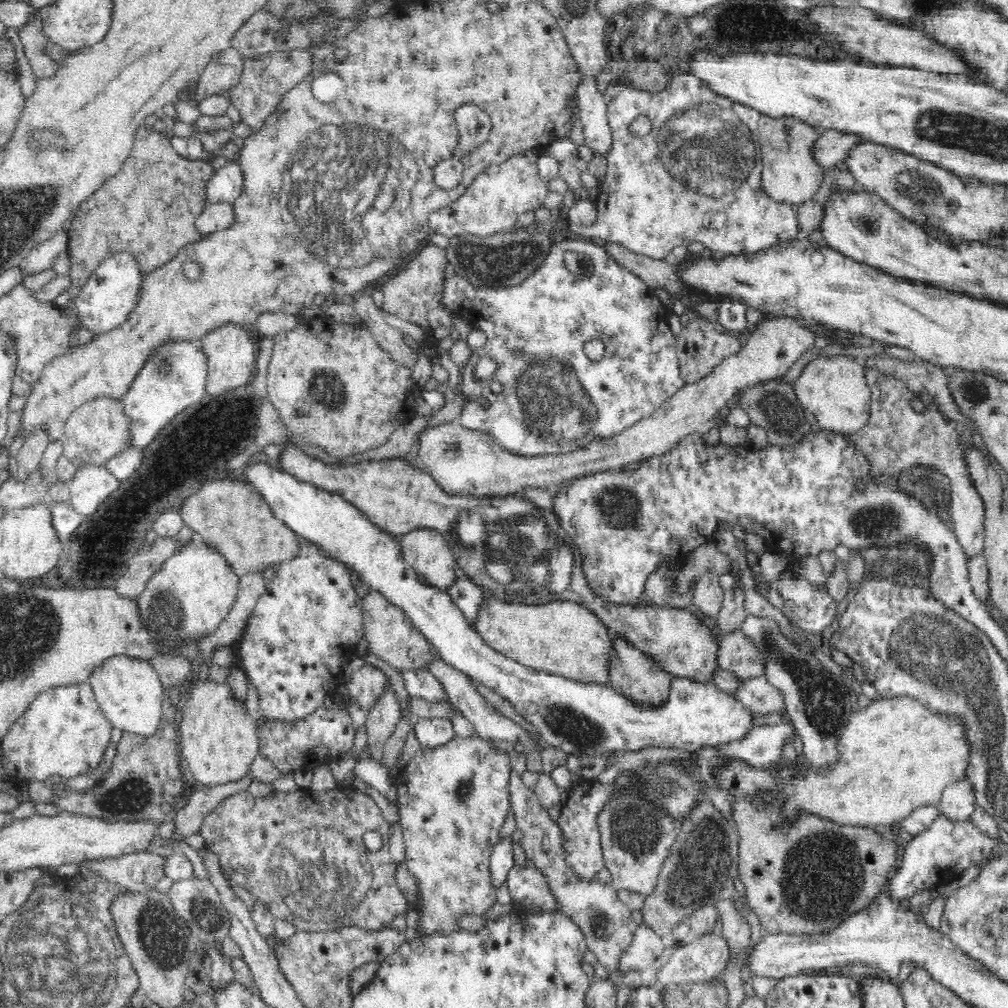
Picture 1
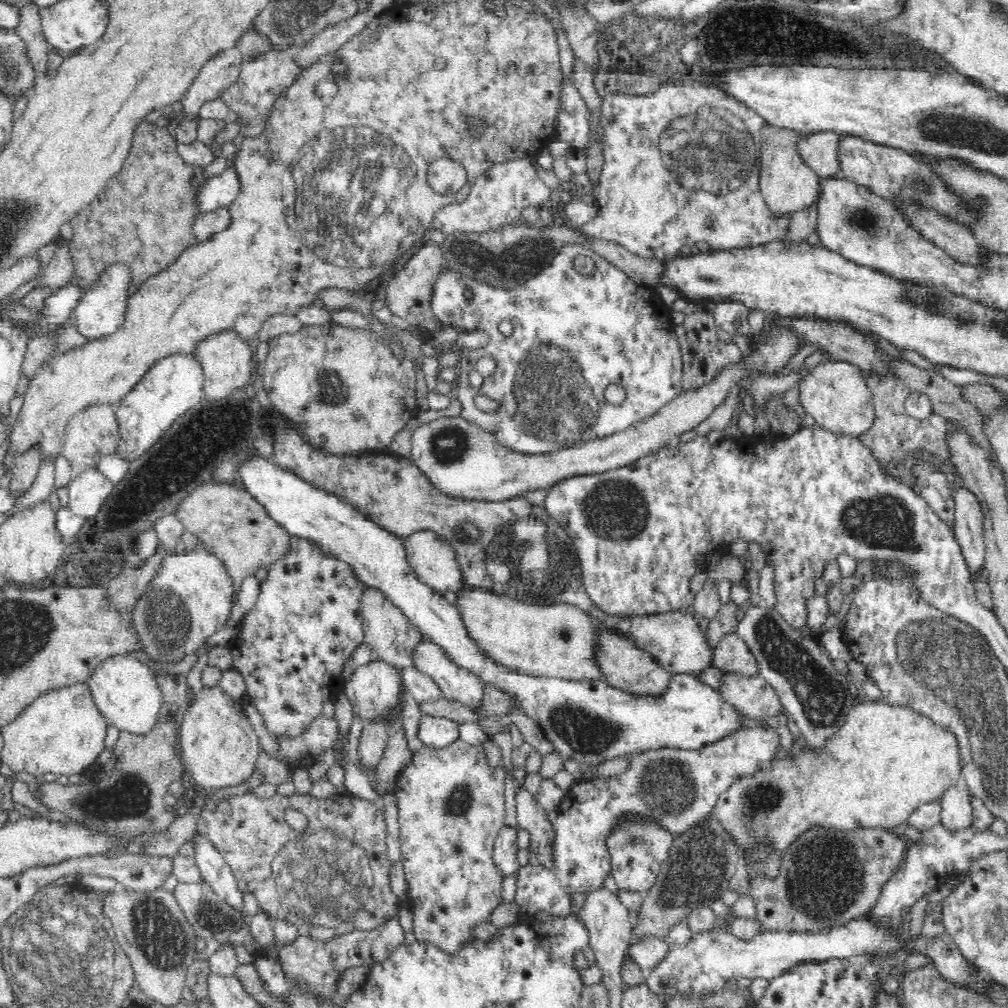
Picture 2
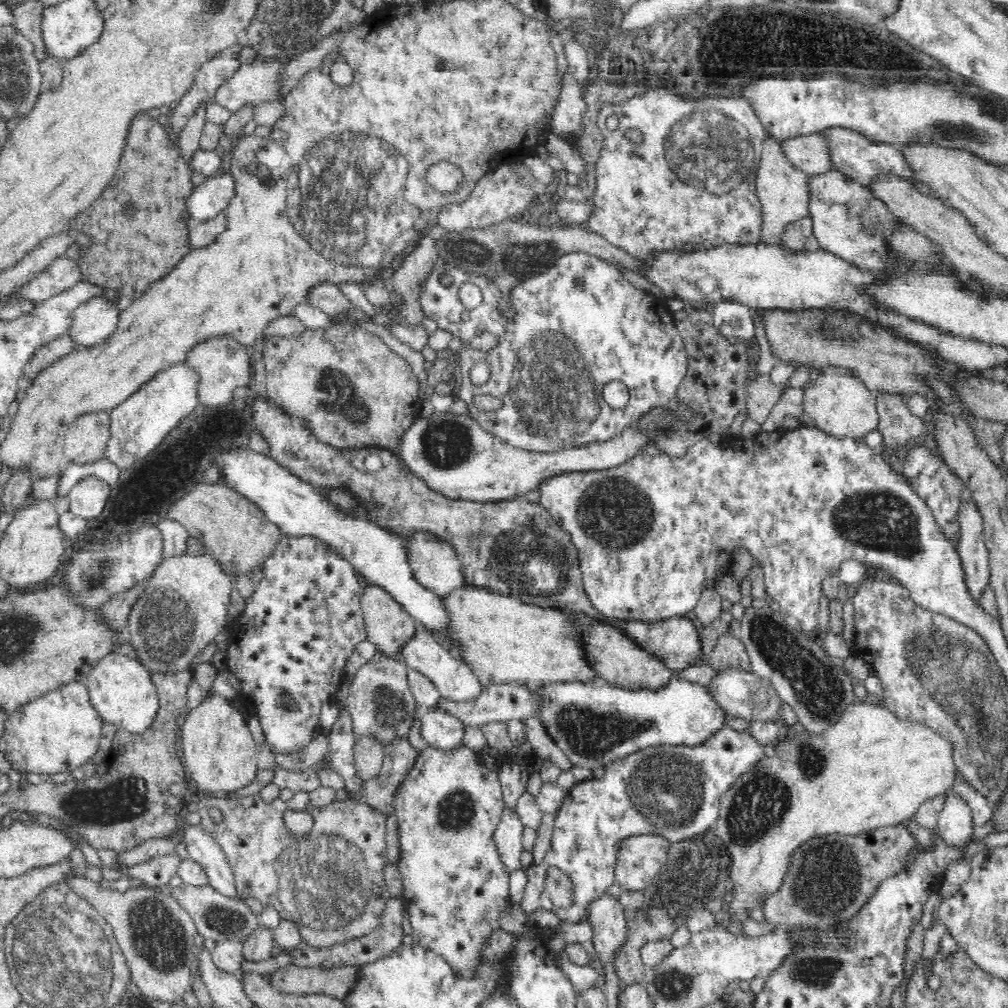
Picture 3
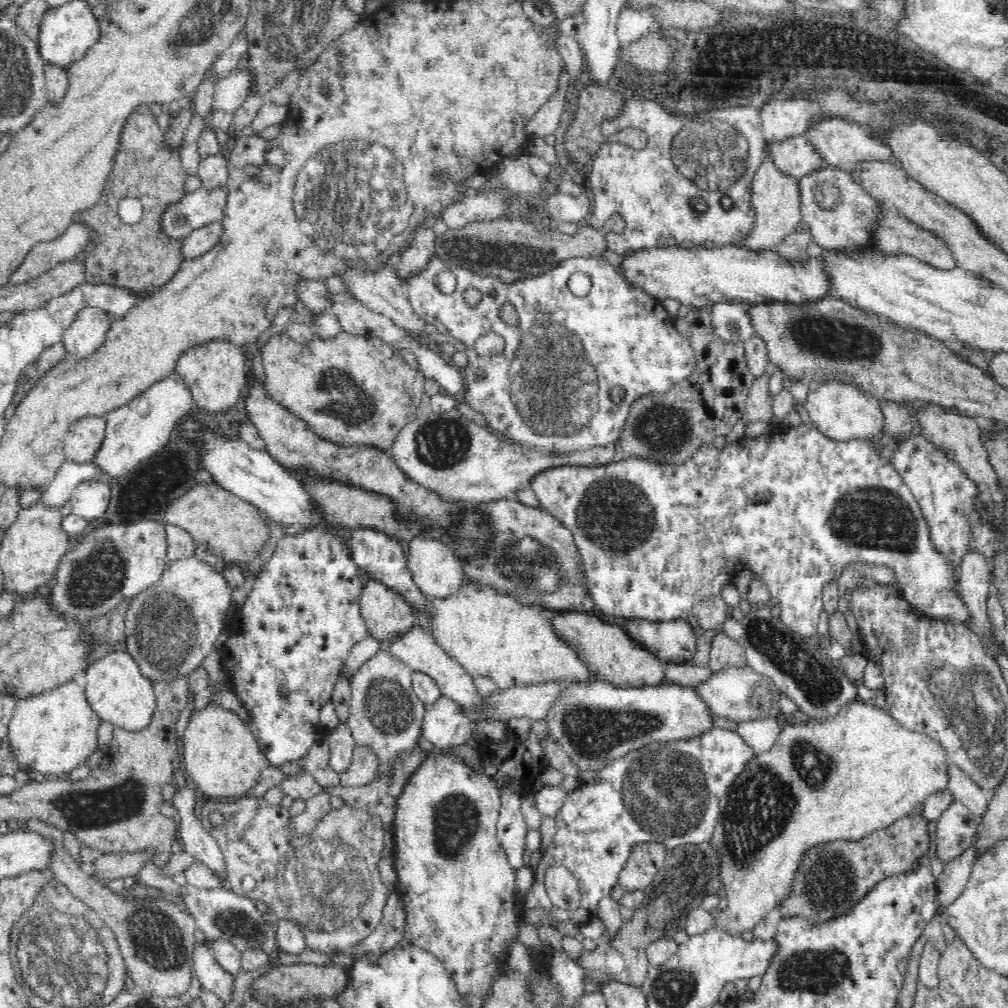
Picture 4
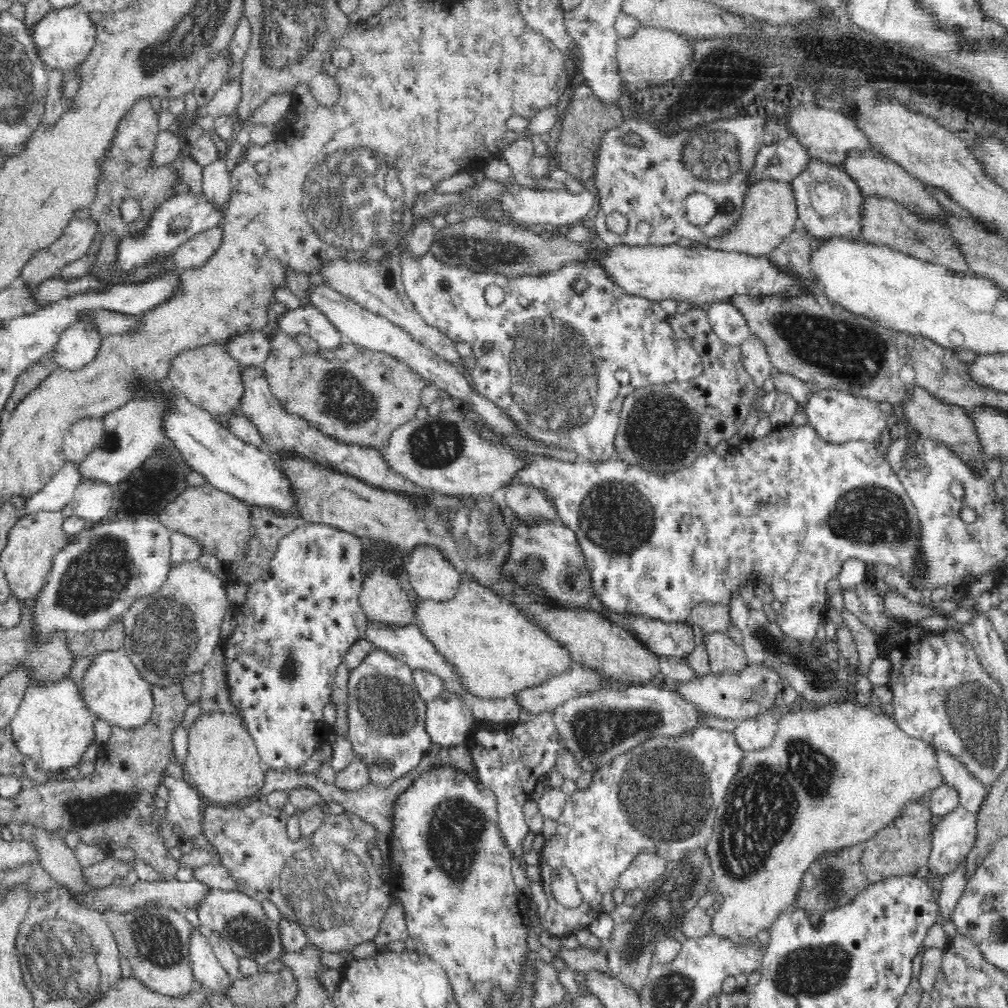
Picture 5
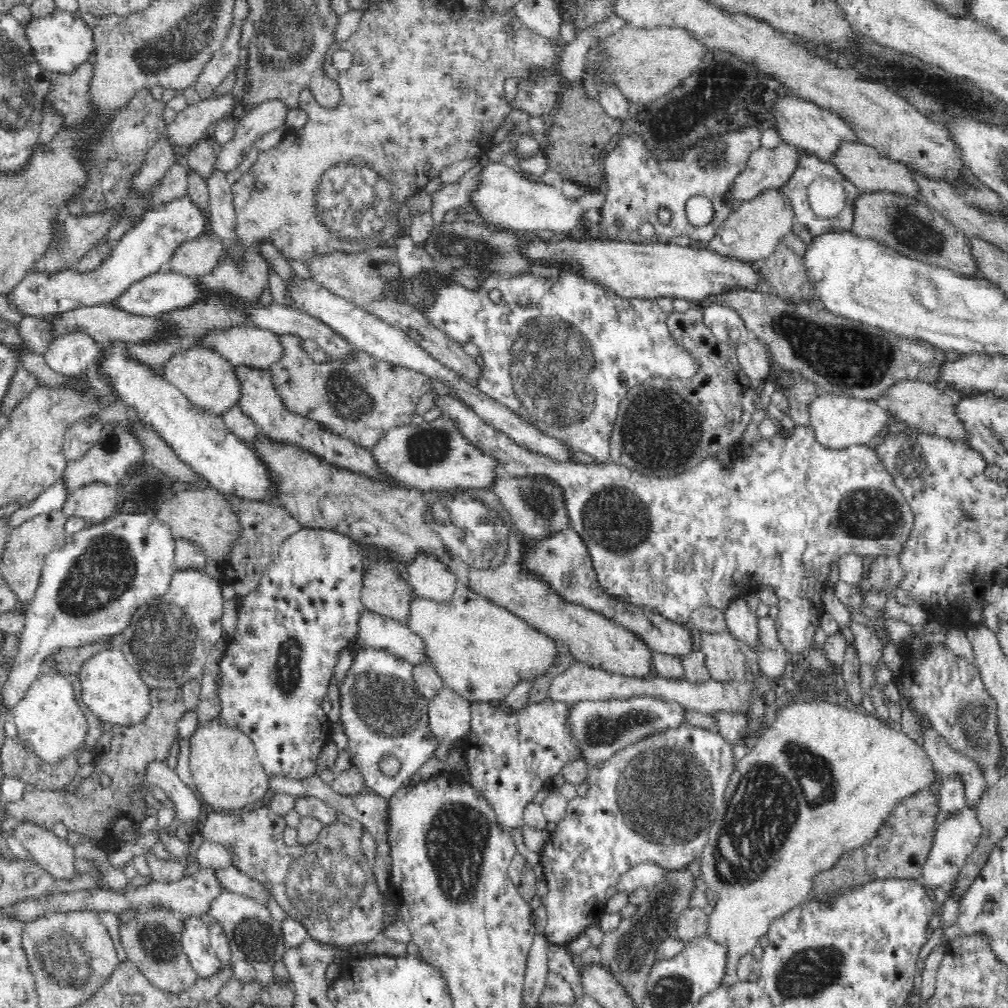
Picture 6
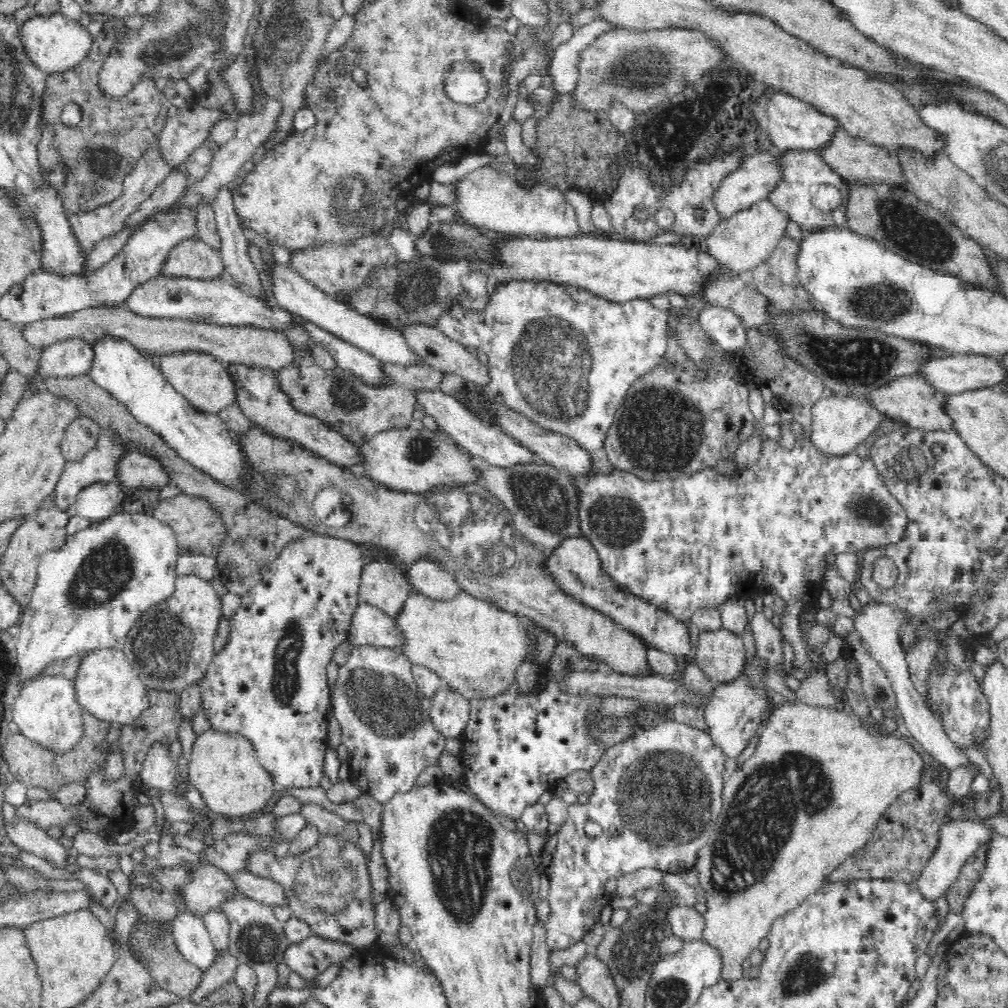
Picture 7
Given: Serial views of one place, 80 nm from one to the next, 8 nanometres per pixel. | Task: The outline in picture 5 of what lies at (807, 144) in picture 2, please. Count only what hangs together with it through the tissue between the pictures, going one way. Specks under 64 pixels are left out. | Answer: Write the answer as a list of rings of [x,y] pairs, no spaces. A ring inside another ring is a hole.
[[[792,134],[790,137],[780,139],[774,144],[761,148],[761,152],[756,159],[756,164],[754,164],[754,170],[750,172],[749,182],[752,184],[762,177],[774,177],[774,179],[792,182],[798,174],[802,174],[808,168],[810,160],[812,160],[812,157],[808,149],[800,143],[800,139],[796,135]]]

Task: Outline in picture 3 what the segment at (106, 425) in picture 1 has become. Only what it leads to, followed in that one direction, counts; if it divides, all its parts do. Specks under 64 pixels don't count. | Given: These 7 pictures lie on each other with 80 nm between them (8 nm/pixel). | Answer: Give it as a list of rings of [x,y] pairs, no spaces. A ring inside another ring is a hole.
[[[109,410],[82,413],[65,432],[65,462],[90,464],[106,454],[110,442],[112,417]]]

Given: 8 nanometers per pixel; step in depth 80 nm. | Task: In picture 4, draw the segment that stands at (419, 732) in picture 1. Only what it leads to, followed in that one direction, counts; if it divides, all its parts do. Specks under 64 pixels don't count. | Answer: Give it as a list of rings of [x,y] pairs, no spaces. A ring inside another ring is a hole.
[[[442,697],[432,706],[426,706],[421,735],[437,750],[450,750],[466,745],[474,730],[472,721],[462,713],[462,708]]]

